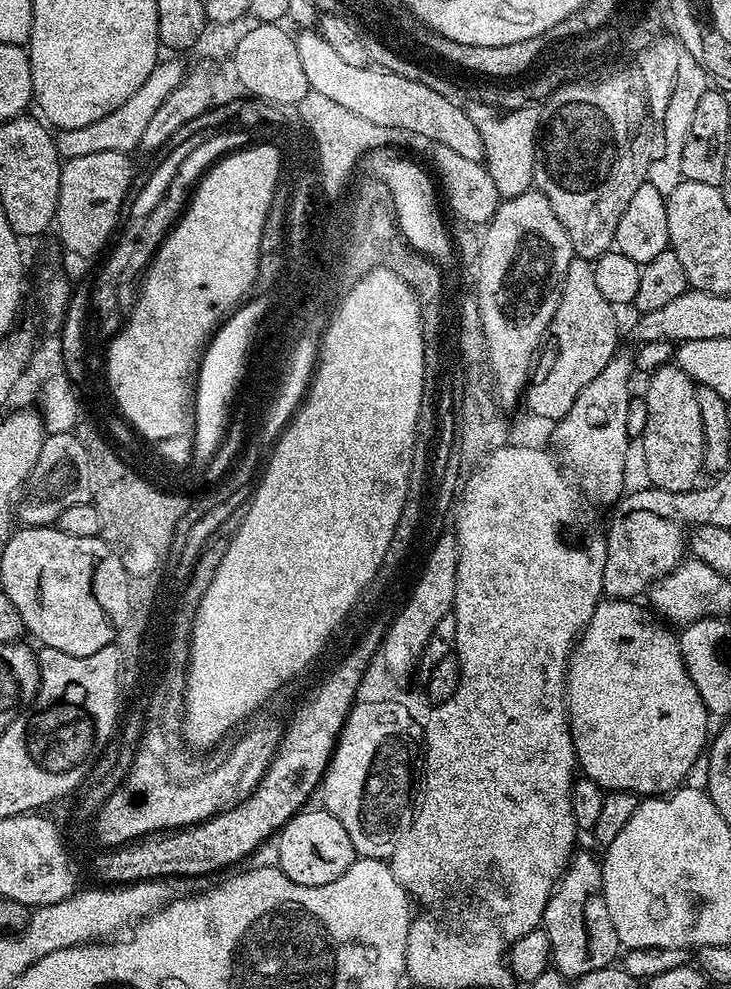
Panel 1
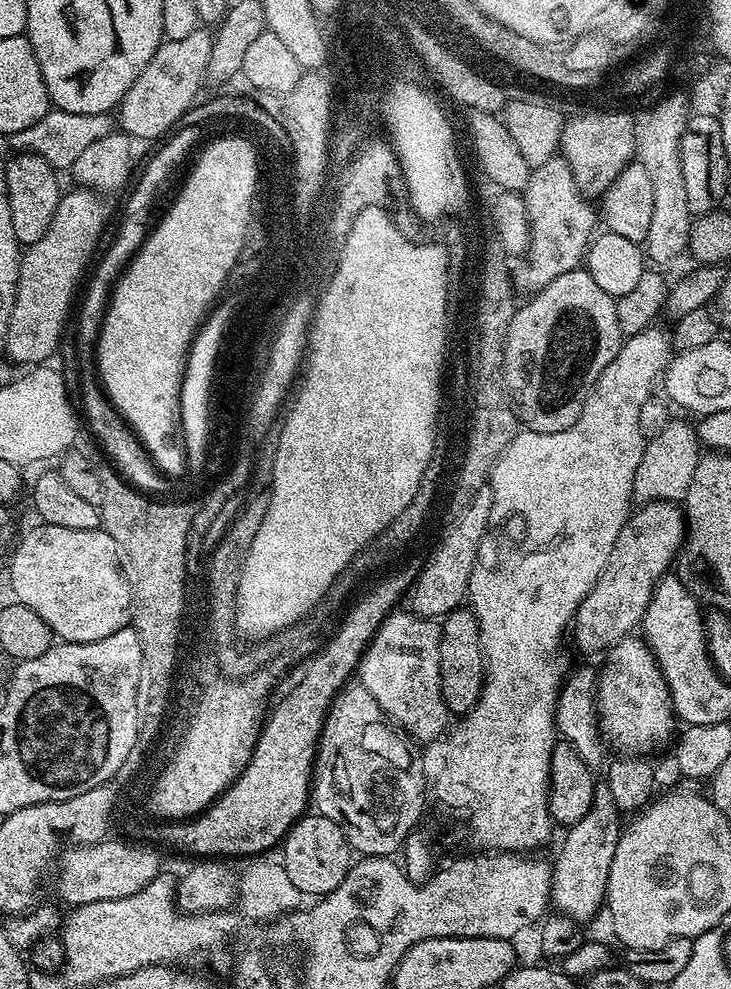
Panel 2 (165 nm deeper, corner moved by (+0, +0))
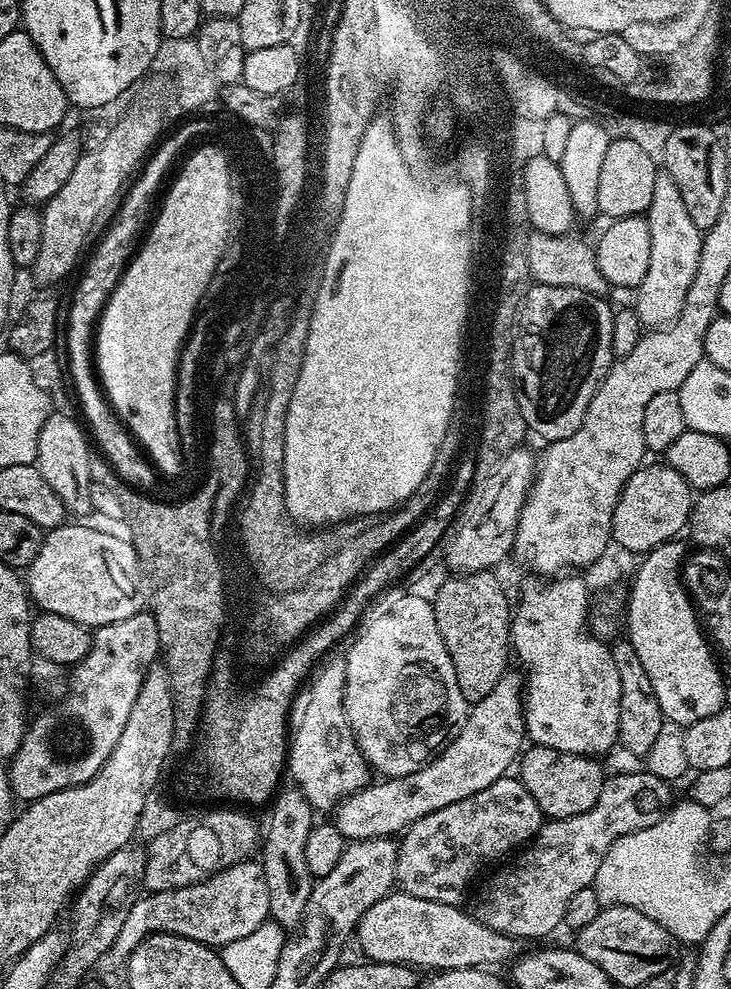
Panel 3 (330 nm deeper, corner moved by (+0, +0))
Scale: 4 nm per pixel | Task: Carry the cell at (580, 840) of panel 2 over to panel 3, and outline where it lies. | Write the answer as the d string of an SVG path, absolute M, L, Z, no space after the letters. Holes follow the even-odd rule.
M561 574L555 578L540 579L528 578L524 589L520 592L520 605L515 605L512 614L512 646L511 651L520 655L526 673L524 681L524 731L532 744L550 746L554 750L562 750L566 754L604 758L604 755L613 747L617 747L620 735L618 734L618 706L620 705L620 683L618 682L618 666L612 657L612 649L601 637L592 635L590 624L590 585L587 579L580 574Z

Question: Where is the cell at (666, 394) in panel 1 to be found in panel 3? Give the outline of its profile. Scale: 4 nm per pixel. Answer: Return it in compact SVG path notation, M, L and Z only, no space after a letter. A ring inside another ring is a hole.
M645 463L626 482L622 494L618 498L618 506L614 506L614 518L612 519L612 544L618 548L624 548L631 554L647 554L667 540L675 540L689 527L694 501L694 490L678 474L678 470L668 467L667 463Z

